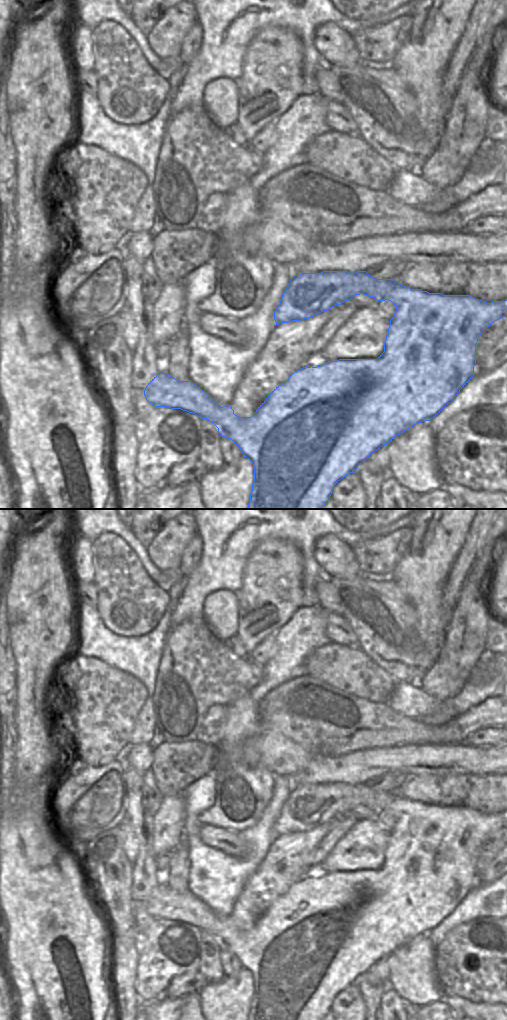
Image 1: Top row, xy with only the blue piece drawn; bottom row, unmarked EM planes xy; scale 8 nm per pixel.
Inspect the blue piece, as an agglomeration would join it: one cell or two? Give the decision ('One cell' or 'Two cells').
One cell

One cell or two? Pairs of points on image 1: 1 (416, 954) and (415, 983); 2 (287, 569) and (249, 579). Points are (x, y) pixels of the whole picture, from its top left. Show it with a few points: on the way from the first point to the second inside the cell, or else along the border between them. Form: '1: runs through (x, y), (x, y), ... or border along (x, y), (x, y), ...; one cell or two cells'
1: runs through (415, 961), (415, 976); one cell
2: runs through (278, 569), (268, 579), (258, 579); one cell

